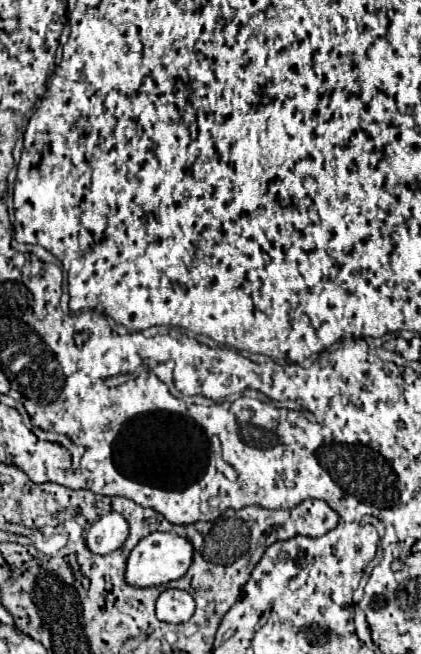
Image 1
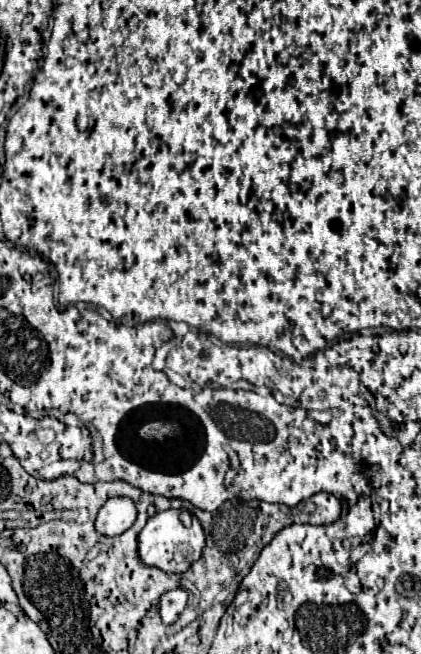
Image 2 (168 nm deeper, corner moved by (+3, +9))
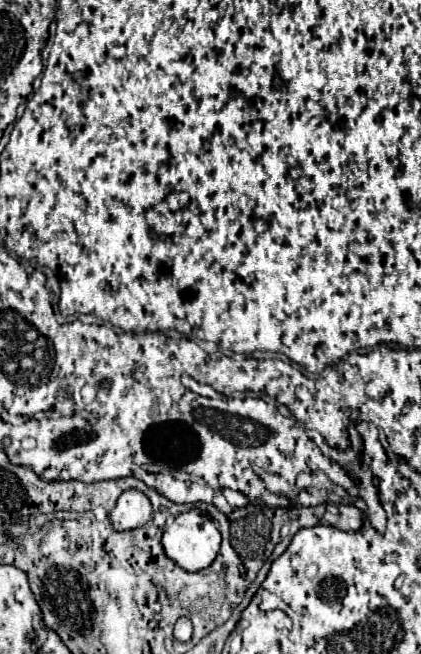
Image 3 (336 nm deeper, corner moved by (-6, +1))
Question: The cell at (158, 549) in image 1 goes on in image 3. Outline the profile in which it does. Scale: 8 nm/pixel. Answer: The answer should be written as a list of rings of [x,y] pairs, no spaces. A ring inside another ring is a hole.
[[[191,509],[187,513],[177,515],[173,523],[165,527],[163,533],[163,547],[167,557],[173,559],[185,571],[201,571],[209,567],[219,553],[219,545],[221,545],[221,533],[217,525],[199,509]]]

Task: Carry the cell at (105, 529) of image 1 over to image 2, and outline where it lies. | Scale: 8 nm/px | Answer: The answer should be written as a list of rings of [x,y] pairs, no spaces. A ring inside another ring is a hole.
[[[114,497],[104,503],[96,517],[96,531],[106,537],[122,535],[136,521],[136,507],[126,497]]]

